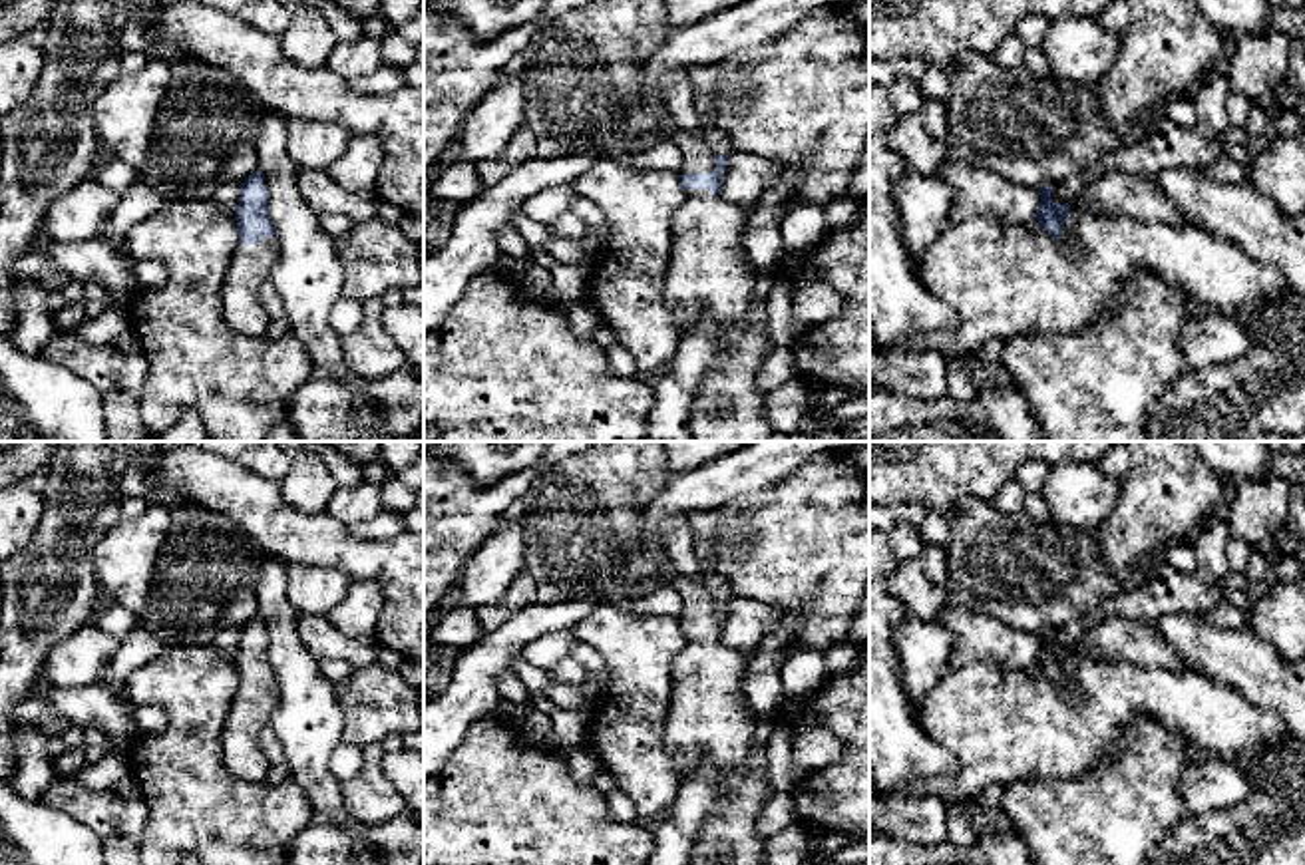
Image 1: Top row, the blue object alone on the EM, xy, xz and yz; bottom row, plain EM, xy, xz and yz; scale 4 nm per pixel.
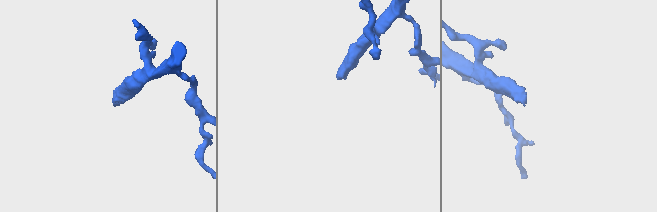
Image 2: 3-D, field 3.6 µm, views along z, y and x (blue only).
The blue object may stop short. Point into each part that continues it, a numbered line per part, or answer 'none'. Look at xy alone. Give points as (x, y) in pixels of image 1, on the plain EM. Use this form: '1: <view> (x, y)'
1: xy (249, 712)

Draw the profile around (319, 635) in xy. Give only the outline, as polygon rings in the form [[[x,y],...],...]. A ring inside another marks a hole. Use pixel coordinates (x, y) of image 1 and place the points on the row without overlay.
[[[298,614],[298,636],[318,660],[340,660],[352,668],[378,664],[374,634],[344,634],[324,614]]]

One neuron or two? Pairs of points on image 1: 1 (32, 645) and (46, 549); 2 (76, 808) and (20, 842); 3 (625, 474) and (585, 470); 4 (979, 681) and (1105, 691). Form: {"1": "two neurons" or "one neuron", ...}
{"1": "one neuron", "2": "two neurons", "3": "one neuron", "4": "one neuron"}

